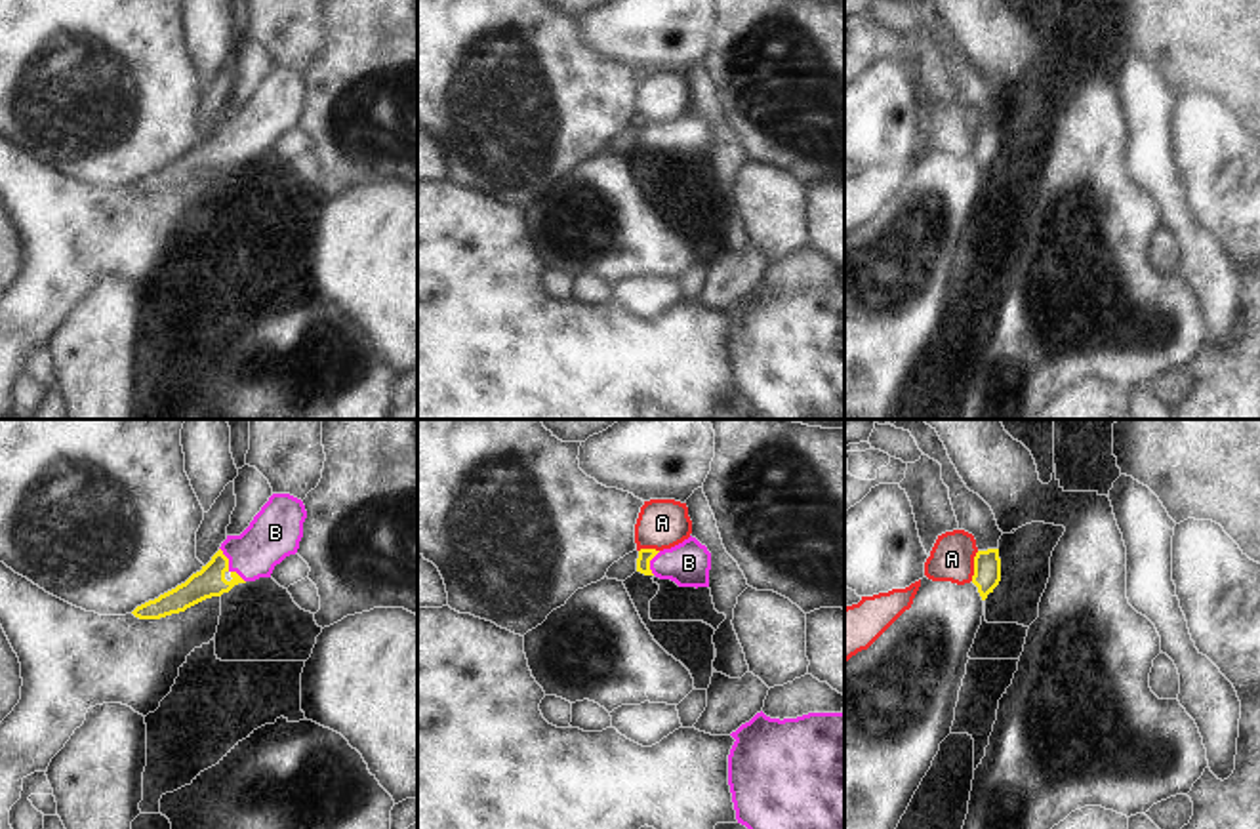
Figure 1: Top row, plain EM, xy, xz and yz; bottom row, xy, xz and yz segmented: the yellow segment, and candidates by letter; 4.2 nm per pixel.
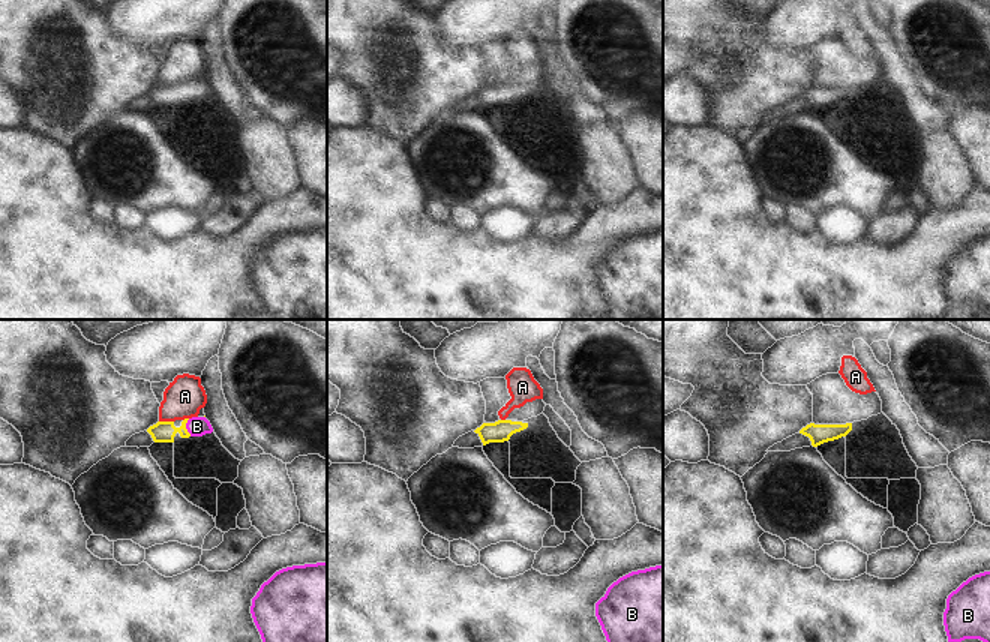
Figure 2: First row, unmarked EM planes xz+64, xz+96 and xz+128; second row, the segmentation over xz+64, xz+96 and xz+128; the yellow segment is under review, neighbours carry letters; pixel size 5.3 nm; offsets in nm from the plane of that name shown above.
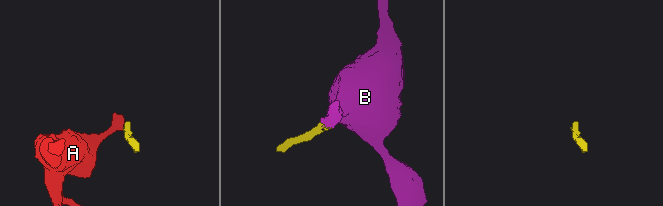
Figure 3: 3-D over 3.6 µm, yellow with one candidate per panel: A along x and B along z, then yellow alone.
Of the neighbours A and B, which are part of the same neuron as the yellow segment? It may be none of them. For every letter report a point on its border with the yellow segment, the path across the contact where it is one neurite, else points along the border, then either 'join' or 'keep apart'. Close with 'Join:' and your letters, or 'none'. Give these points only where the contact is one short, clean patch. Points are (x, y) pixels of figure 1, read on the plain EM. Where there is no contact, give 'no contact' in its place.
A: meets yellow in yz at (975, 140); border along yz (978, 124), (971, 153); keep apart
B: meets yellow in xy at (227, 140); runs through xy (210, 155), (227, 140), (275, 105); join
Join: B

